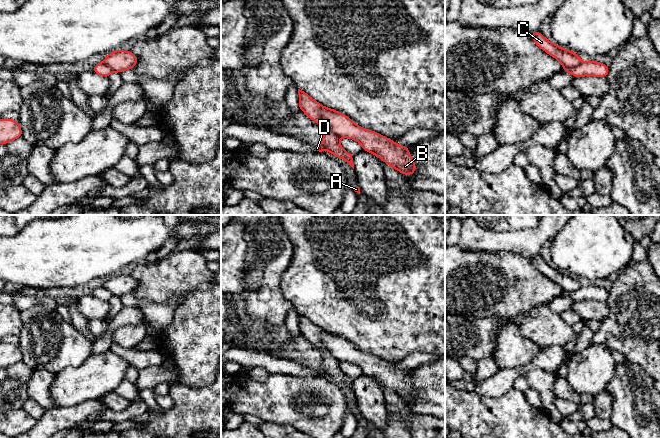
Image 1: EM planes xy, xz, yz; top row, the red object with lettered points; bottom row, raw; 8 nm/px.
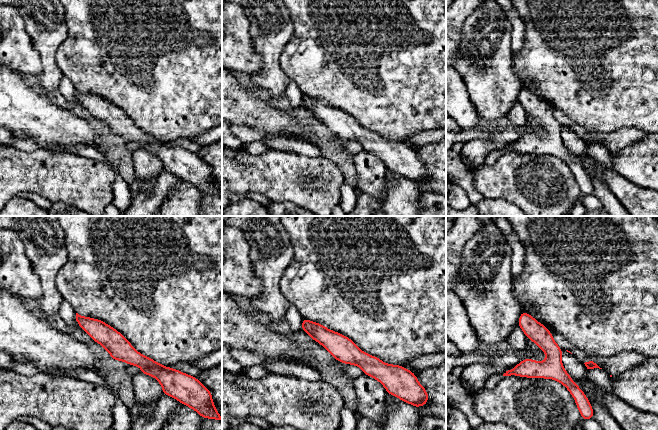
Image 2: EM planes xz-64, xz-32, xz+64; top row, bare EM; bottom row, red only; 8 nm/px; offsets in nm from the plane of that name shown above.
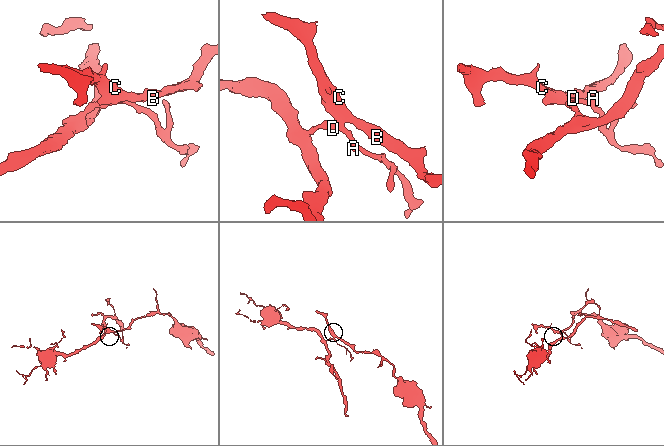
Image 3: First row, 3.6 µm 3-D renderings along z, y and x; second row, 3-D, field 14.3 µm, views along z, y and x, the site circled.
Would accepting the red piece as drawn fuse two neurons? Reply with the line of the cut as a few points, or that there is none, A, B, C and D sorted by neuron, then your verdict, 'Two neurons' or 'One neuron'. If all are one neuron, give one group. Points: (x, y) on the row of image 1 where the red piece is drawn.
Split along xz (320, 105), (320, 113), (323, 120), (339, 138). Groups: A D / B C. Two neurons

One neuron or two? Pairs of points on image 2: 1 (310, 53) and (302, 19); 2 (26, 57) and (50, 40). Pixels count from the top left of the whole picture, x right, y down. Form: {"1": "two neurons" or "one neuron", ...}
{"1": "one neuron", "2": "two neurons"}

